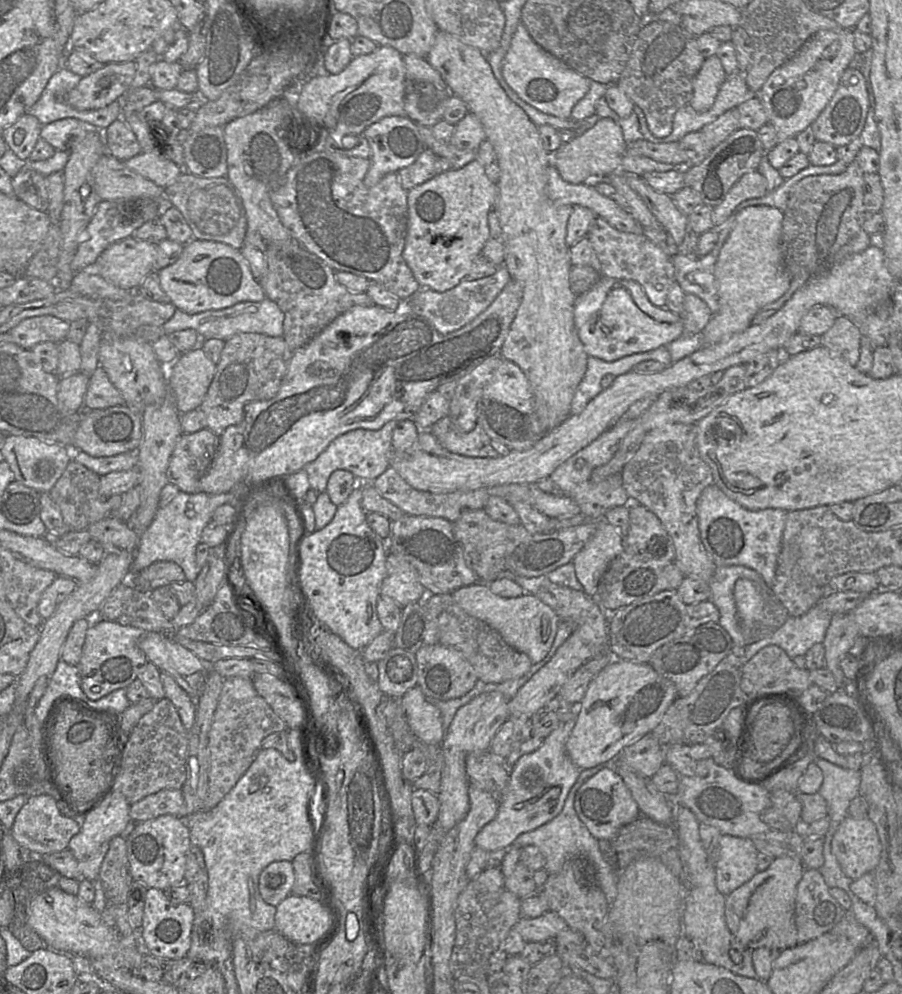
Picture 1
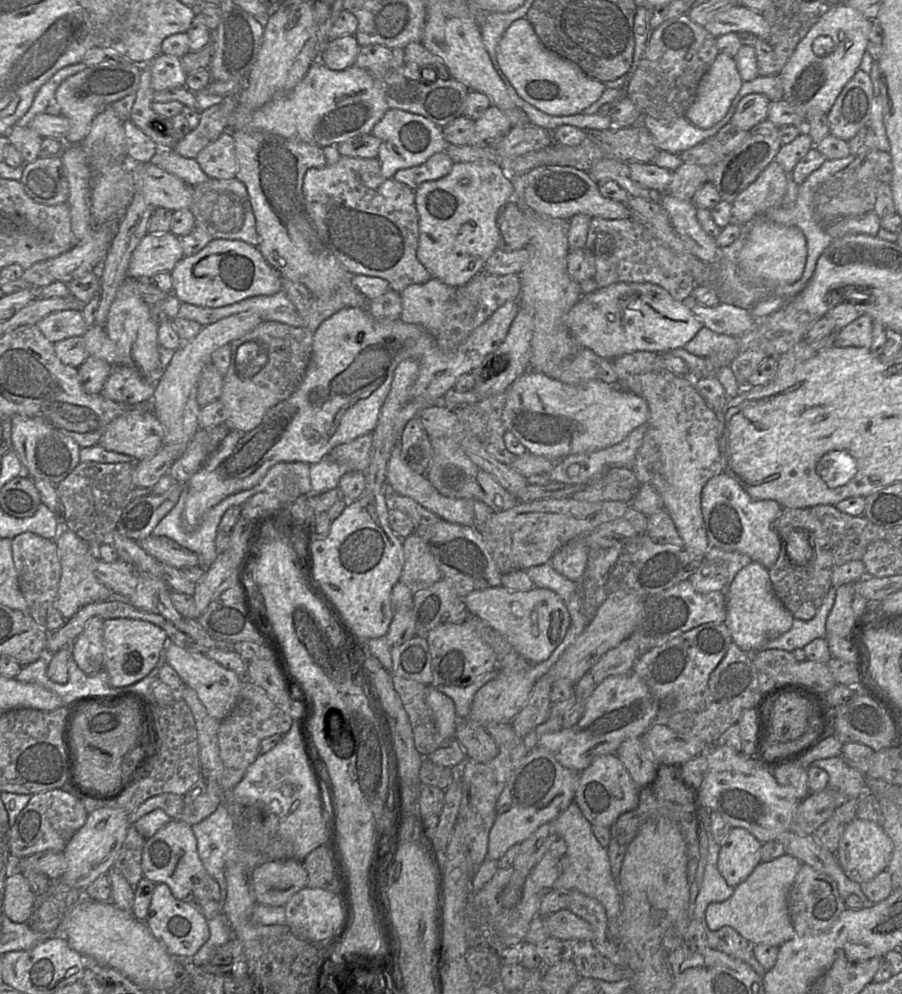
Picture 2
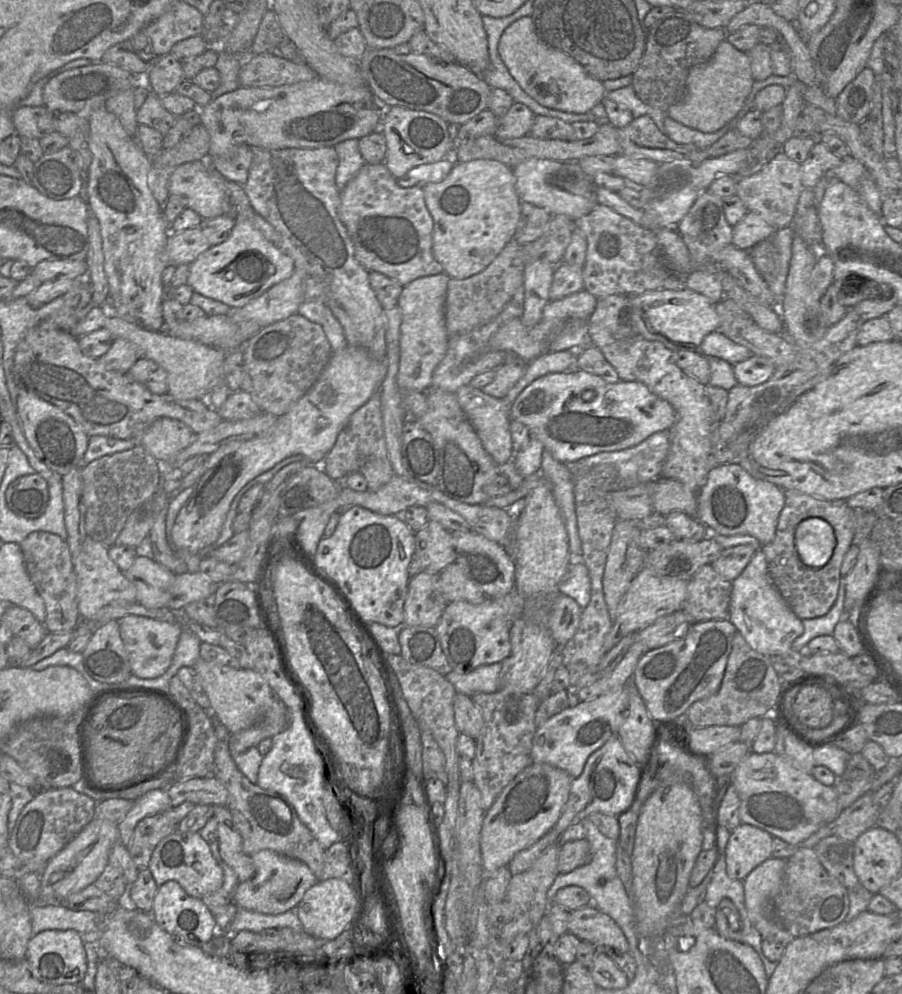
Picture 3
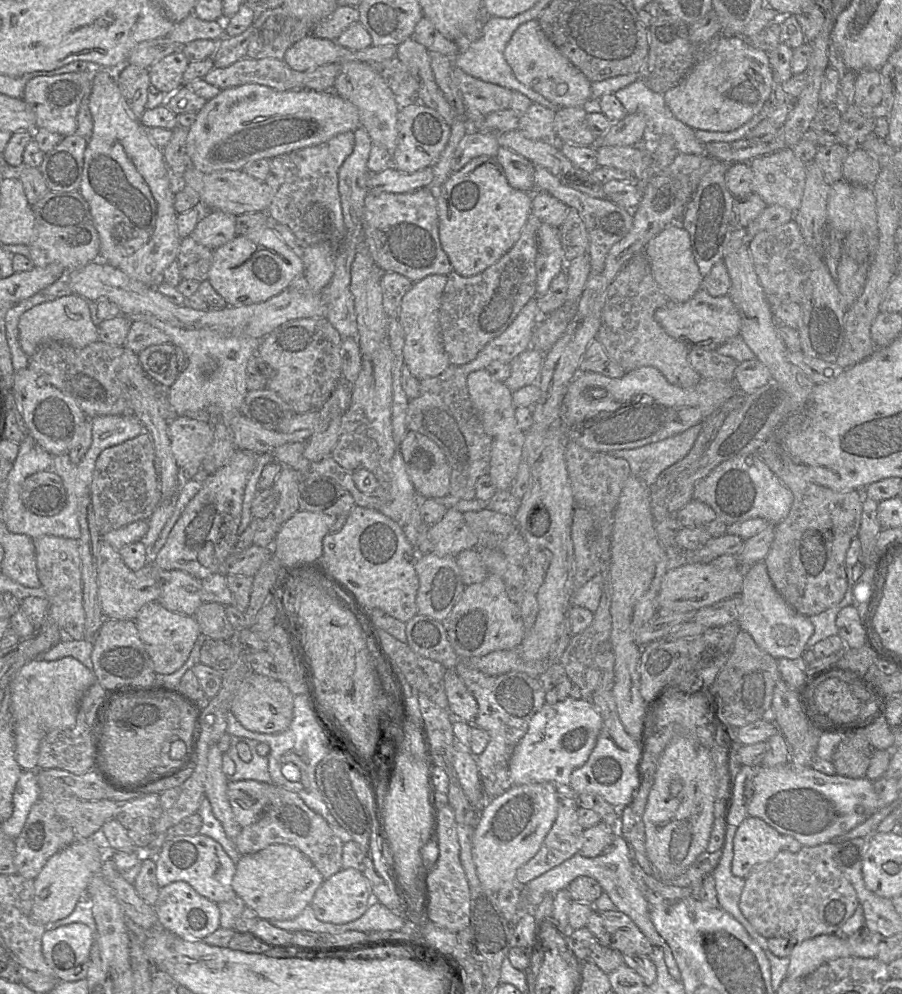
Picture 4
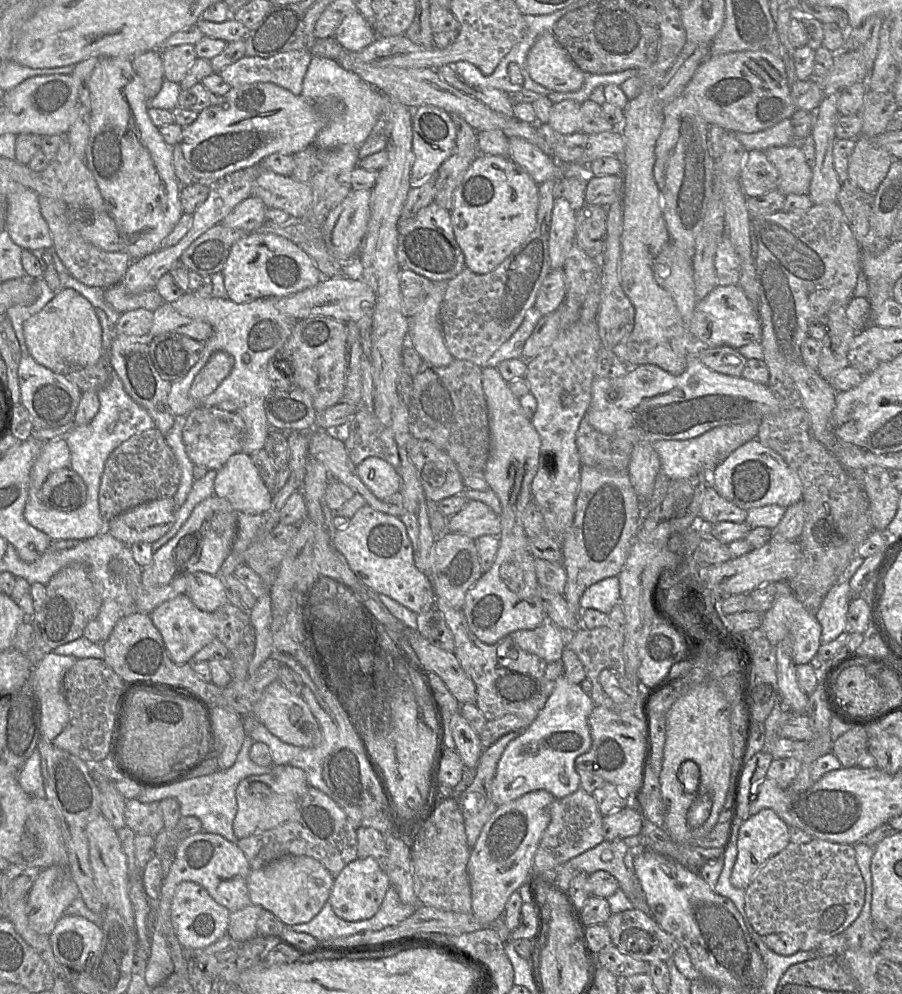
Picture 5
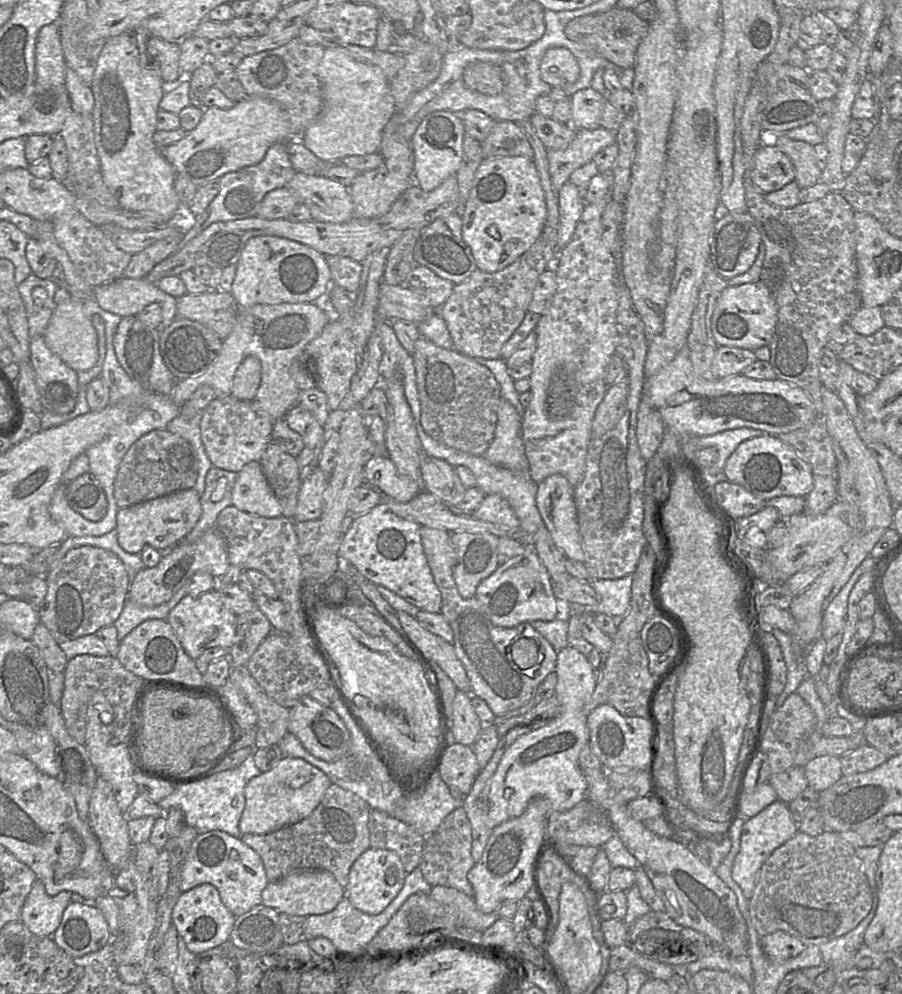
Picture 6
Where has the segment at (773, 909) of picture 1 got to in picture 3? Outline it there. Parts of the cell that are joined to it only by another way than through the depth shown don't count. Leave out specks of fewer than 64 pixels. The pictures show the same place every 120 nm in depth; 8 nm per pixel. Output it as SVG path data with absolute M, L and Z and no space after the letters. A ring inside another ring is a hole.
M771 857L754 868L743 879L743 884L749 920L762 939L788 944L794 937L781 926L768 908L779 891L785 865L786 859Z

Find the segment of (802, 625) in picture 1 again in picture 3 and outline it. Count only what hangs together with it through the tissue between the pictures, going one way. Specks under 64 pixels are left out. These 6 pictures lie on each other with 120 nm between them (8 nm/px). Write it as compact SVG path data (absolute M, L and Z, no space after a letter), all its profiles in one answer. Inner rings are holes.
M841 577L837 599L827 614L821 617L803 619L804 632L796 638L792 649L799 651L803 646L822 635L833 635L836 625L845 617L845 577Z

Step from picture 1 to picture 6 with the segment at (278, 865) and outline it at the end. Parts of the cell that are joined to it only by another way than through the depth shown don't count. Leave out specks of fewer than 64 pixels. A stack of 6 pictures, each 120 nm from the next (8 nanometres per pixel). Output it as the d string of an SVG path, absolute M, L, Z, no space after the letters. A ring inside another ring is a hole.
M304 869L294 871L277 882L269 882L262 891L262 904L293 916L308 917L322 915L335 909L345 898L345 888L335 879L334 875L324 869Z

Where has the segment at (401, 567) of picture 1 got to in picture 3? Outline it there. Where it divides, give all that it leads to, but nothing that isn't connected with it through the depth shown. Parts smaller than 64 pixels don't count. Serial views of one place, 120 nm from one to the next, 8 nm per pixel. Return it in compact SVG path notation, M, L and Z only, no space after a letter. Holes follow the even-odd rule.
M430 521L415 533L415 552L421 559L422 572L438 575L455 561L452 532L440 523Z

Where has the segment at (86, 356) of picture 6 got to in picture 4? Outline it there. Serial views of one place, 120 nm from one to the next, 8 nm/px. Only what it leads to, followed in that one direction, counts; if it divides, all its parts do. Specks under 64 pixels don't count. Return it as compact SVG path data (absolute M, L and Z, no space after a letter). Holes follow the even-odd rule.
M76 294L59 296L26 311L20 317L18 330L21 348L28 358L49 341L60 341L74 348L84 348L98 341L97 325L91 318L89 301Z

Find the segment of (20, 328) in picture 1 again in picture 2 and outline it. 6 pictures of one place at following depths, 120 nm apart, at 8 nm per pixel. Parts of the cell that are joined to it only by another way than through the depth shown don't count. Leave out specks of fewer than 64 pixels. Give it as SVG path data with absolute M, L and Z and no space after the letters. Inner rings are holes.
M80 311L53 312L36 323L37 328L52 343L71 337L82 337L88 327Z

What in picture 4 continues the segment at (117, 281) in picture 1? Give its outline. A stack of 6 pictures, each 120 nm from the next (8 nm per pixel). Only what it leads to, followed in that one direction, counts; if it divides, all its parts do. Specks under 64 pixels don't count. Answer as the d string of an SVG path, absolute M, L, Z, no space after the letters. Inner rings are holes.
M208 211L198 221L190 238L196 243L216 250L237 236L236 216L222 211Z

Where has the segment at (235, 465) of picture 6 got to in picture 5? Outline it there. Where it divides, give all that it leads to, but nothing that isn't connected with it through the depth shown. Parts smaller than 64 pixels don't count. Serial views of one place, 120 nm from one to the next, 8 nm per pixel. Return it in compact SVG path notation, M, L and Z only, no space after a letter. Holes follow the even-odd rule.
M201 406L186 414L185 417L182 440L186 454L193 464L206 467L209 470L218 470L230 456L241 451L245 424L236 413L216 406Z

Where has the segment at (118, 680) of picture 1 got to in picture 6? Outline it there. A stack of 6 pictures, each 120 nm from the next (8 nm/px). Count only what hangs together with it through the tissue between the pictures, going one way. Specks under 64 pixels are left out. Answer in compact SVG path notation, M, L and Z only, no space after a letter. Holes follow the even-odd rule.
M216 590L197 596L186 595L171 609L166 621L173 628L185 653L193 660L209 648L231 648L235 642L237 615L227 606L224 596Z

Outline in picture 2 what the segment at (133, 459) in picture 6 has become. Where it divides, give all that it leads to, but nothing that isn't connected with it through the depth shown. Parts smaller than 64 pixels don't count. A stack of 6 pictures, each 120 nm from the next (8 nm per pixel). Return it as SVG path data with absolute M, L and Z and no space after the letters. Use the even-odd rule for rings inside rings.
M136 461L121 463L80 462L56 485L61 505L63 528L74 532L89 543L97 543L116 529L125 507L135 498L151 495L151 488L141 488L133 481Z

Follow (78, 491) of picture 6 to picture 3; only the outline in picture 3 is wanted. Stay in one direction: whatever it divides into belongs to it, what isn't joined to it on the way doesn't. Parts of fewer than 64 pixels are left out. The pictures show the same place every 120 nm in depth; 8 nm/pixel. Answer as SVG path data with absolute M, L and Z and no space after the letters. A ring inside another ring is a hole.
M37 473L21 476L7 487L5 500L15 514L28 519L38 518L49 501L48 482Z

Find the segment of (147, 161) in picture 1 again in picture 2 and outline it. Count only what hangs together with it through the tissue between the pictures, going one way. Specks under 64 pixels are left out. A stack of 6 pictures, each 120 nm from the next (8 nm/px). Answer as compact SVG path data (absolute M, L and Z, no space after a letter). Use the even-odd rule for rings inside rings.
M159 148L149 163L178 177L190 186L201 184L210 179L195 159L178 155L173 150Z

